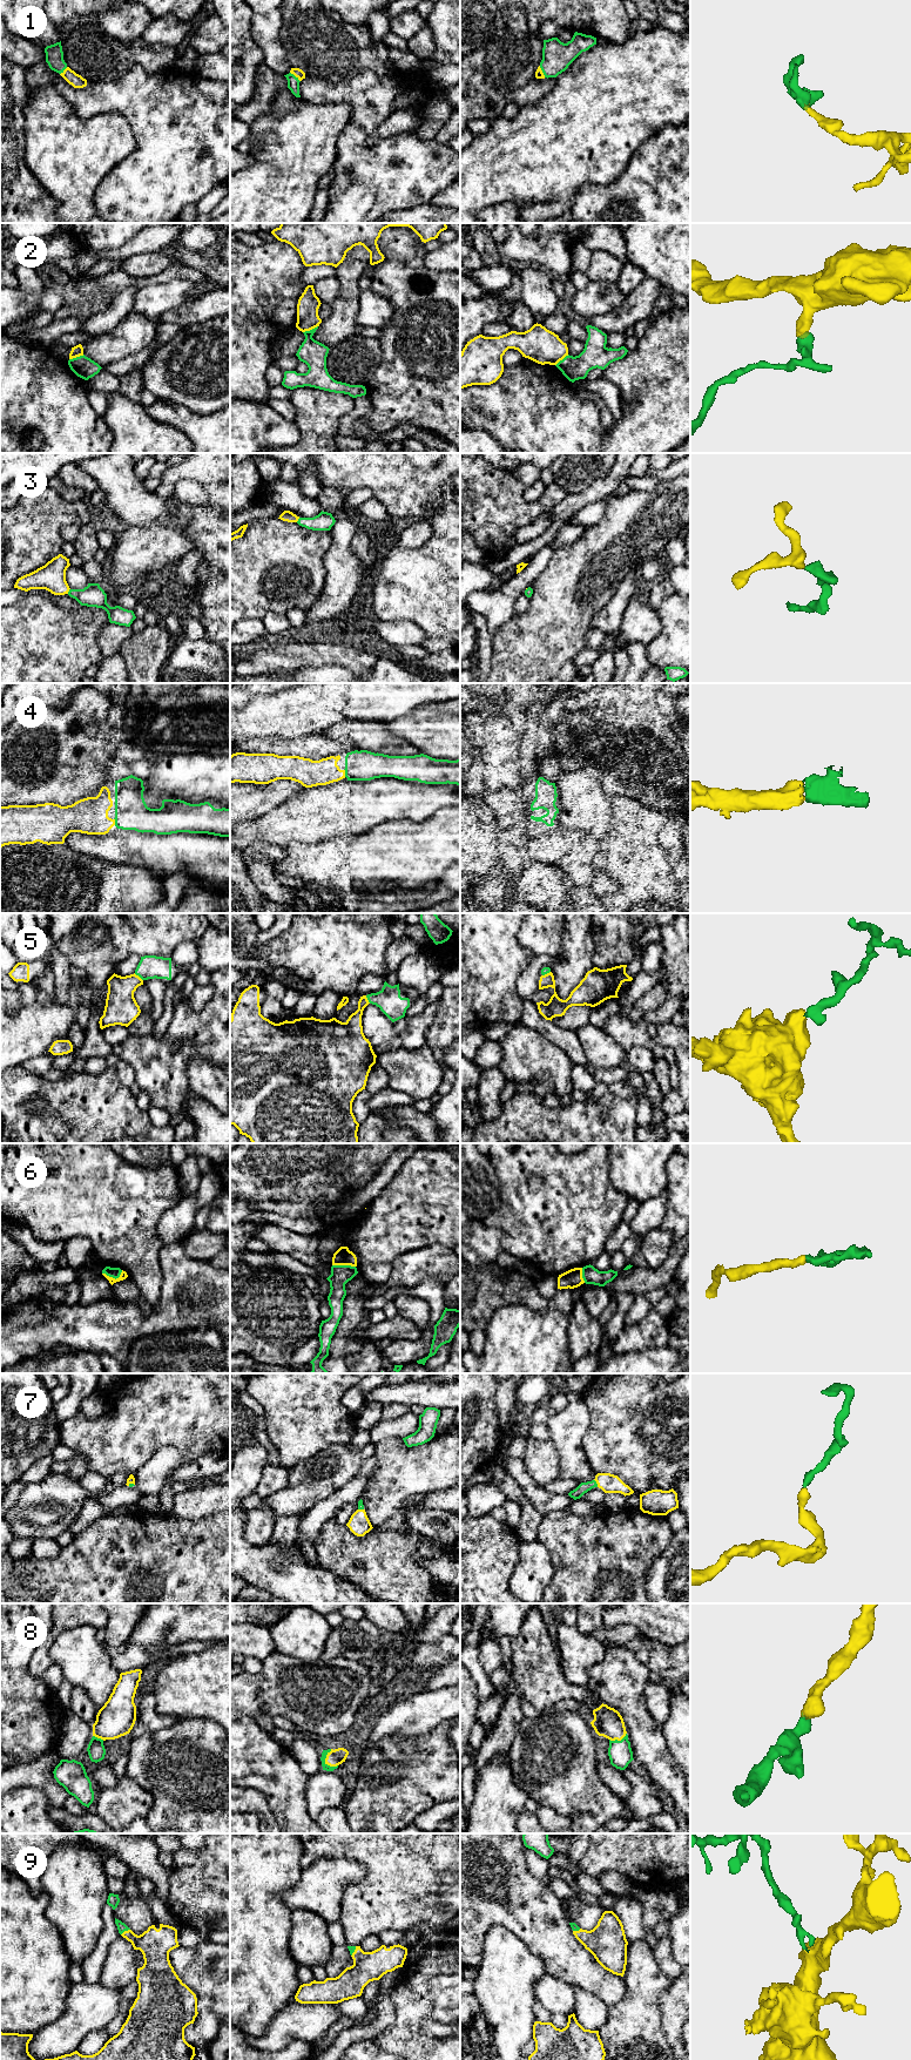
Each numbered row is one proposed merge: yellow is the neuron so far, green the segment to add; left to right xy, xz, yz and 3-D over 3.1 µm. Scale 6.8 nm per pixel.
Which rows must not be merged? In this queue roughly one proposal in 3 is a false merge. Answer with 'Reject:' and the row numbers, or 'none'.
Reject: 2

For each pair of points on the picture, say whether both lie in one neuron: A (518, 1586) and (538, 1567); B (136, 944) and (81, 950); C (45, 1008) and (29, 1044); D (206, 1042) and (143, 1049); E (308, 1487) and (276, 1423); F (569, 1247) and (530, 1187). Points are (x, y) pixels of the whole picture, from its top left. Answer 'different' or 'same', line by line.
A: same
B: same
C: same
D: same
E: different
F: same

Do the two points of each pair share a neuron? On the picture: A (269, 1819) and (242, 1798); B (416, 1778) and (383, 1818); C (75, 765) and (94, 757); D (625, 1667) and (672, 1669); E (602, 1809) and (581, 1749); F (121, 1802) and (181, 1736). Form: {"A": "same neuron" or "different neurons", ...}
{"A": "same neuron", "B": "same neuron", "C": "same neuron", "D": "different neurons", "E": "same neuron", "F": "different neurons"}

